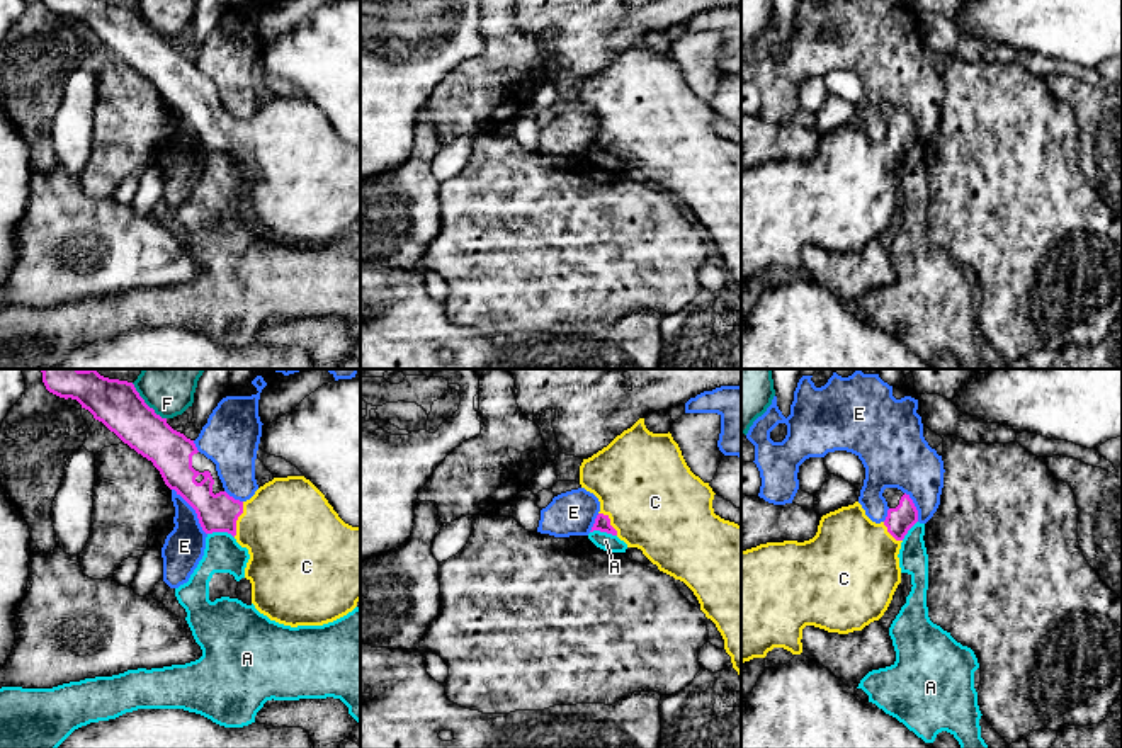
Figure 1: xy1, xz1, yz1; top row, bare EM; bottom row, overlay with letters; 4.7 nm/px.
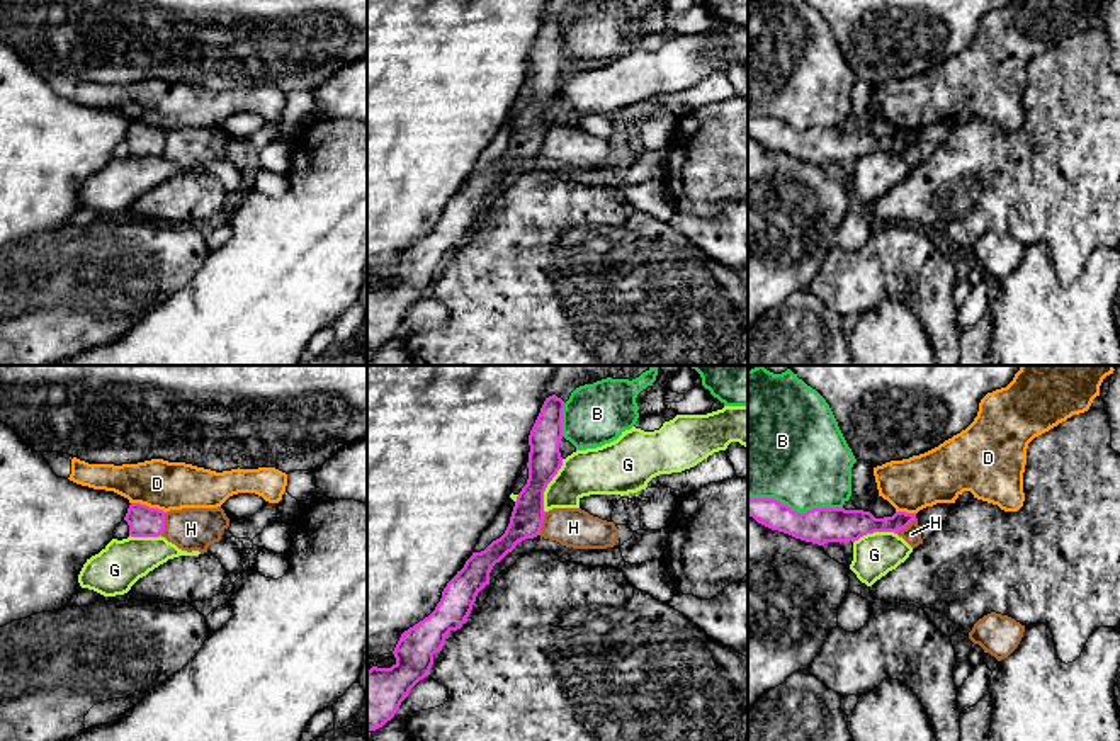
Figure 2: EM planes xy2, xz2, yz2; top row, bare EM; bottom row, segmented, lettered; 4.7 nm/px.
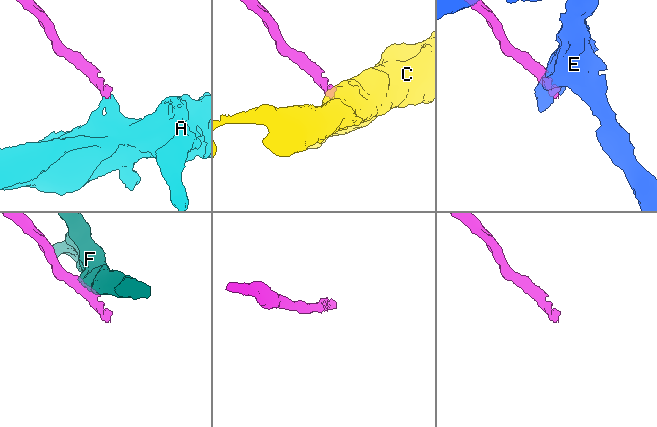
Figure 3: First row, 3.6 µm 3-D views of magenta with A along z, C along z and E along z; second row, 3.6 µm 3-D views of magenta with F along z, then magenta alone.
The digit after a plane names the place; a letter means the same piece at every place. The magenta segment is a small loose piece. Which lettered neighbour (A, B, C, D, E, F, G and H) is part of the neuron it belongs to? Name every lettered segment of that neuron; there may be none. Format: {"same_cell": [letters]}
{"same_cell": ["C"]}

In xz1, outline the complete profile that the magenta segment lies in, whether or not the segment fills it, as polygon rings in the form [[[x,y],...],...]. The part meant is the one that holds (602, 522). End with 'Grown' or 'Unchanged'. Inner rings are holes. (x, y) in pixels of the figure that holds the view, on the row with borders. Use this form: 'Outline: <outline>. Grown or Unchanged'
Outline: [[[639,418],[580,466],[580,484],[600,502],[590,532],[617,536],[638,547],[660,571],[683,581],[700,610],[724,639],[733,668],[741,677],[741,525],[714,513],[714,491],[687,466],[672,434],[653,434]]]. Grown

